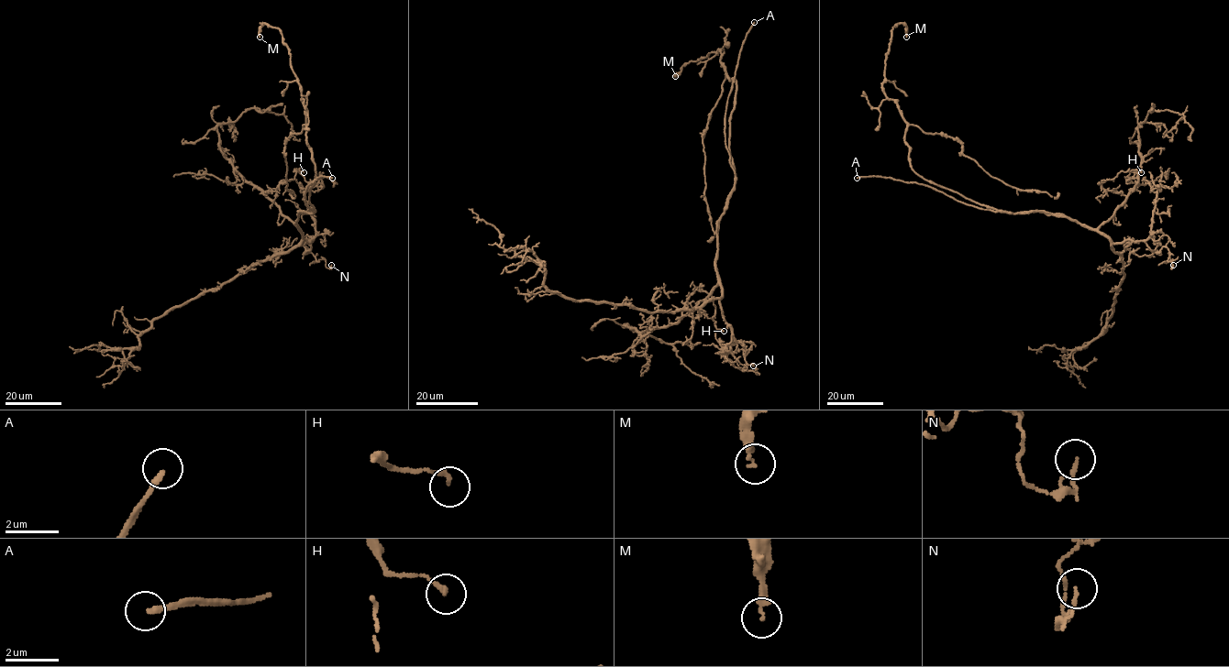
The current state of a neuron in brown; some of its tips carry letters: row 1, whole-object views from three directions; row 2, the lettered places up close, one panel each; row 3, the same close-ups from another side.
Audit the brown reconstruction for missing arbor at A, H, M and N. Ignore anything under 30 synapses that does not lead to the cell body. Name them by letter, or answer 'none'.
A

